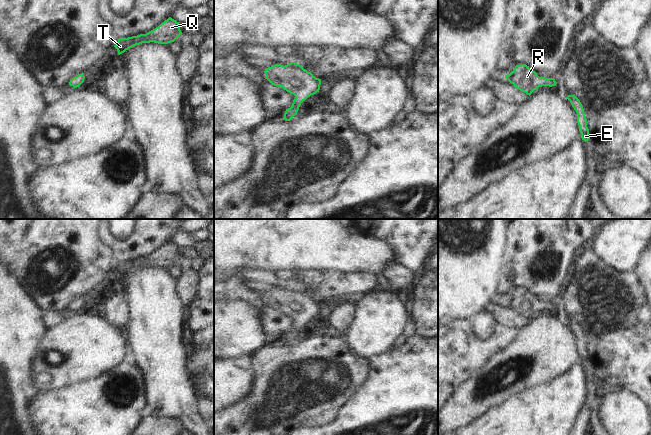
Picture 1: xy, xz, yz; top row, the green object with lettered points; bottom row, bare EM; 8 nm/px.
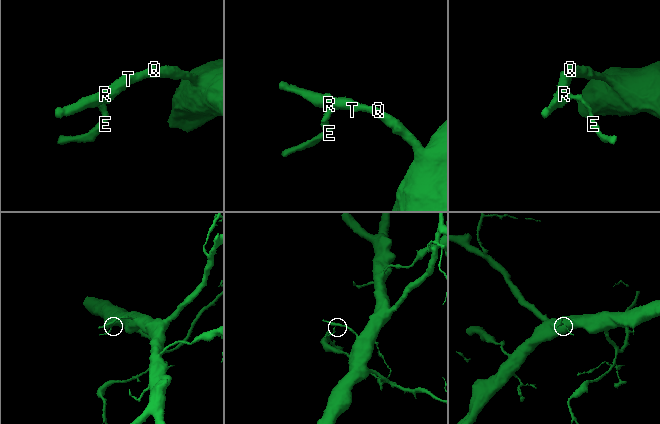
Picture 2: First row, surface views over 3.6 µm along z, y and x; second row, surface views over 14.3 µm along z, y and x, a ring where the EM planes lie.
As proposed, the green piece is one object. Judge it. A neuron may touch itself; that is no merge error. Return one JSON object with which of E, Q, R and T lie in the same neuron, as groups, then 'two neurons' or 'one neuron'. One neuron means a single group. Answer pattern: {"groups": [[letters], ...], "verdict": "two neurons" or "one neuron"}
{"groups": [["E", "Q", "R", "T"]], "verdict": "one neuron"}

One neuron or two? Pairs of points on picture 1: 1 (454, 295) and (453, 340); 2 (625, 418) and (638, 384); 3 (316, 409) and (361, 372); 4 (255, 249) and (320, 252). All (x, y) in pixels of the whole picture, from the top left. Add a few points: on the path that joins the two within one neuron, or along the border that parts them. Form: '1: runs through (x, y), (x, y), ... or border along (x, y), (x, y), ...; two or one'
1: border along (471, 318), (452, 321), (448, 324); two
2: border along (625, 388), (640, 398); two
3: runs through (328, 401), (334, 400), (349, 382); one
4: runs through (271, 249), (304, 249); one

